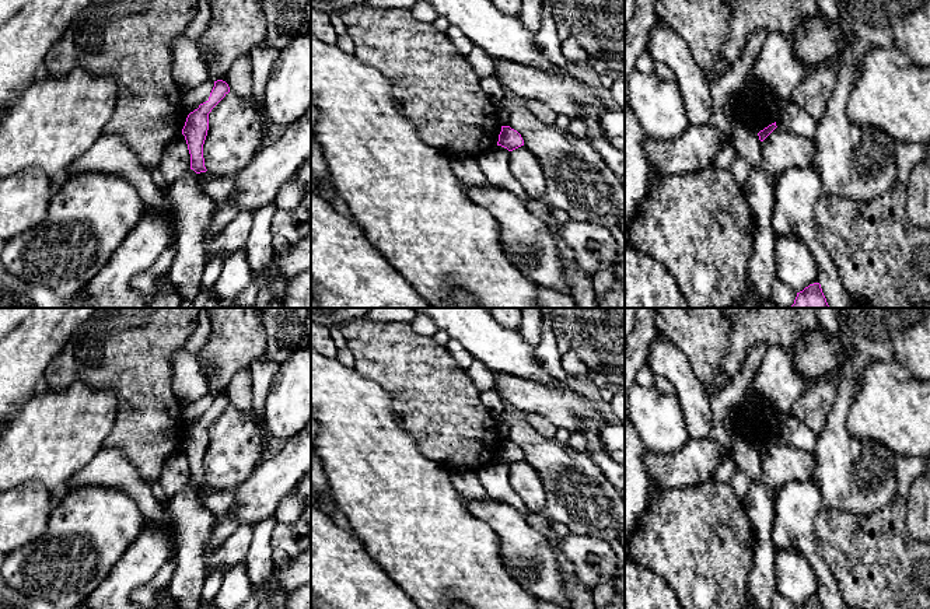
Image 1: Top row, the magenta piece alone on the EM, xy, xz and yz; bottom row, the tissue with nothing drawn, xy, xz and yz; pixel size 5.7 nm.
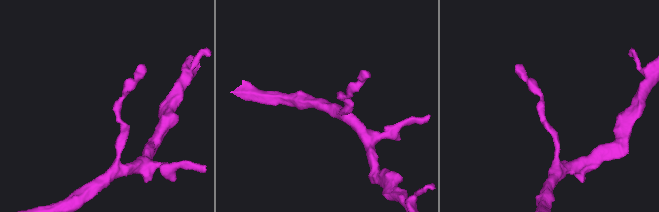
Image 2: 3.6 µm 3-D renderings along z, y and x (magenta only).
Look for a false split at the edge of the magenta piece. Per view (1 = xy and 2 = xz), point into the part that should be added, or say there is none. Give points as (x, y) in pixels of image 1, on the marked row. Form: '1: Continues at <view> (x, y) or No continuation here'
1: No continuation here
2: No continuation here

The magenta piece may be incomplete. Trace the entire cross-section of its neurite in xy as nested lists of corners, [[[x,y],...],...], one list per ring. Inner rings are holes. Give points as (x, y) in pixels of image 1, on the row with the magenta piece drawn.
[[[214,81],[209,99],[200,104],[199,108],[186,118],[182,134],[185,136],[190,154],[190,169],[196,174],[207,171],[203,158],[203,144],[209,130],[209,113],[228,92],[230,87],[225,81]]]

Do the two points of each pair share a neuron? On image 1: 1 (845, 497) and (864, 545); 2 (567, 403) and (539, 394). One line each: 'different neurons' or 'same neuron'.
1: different neurons
2: same neuron

